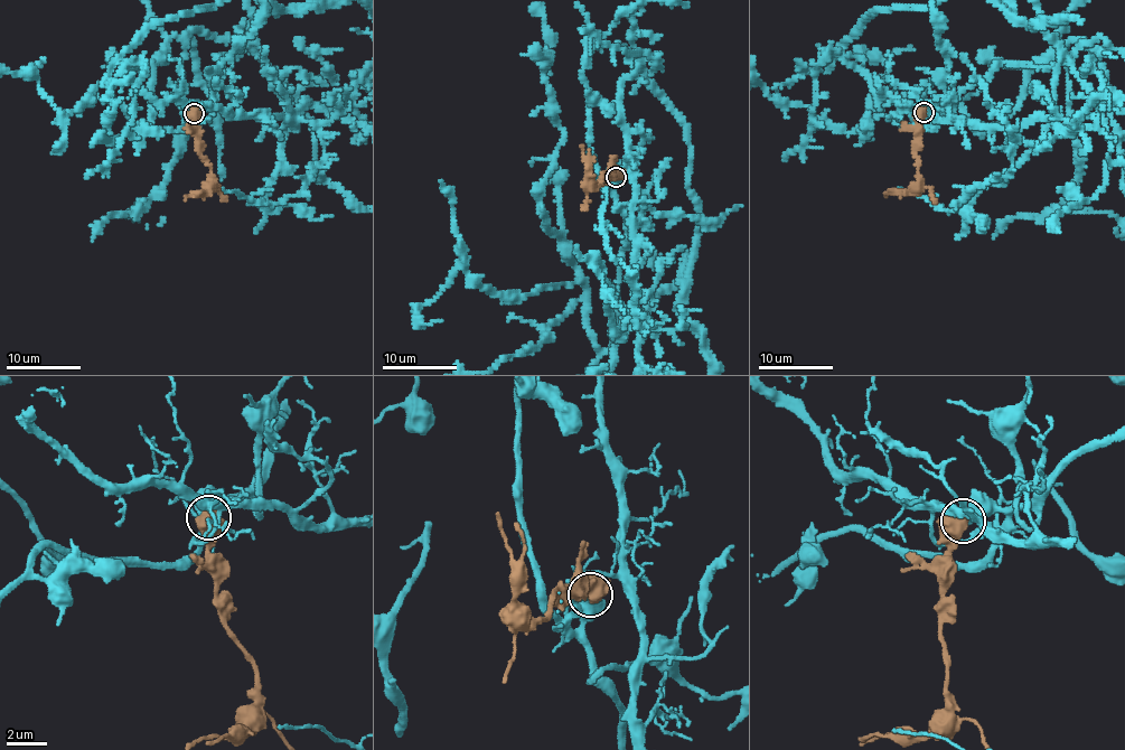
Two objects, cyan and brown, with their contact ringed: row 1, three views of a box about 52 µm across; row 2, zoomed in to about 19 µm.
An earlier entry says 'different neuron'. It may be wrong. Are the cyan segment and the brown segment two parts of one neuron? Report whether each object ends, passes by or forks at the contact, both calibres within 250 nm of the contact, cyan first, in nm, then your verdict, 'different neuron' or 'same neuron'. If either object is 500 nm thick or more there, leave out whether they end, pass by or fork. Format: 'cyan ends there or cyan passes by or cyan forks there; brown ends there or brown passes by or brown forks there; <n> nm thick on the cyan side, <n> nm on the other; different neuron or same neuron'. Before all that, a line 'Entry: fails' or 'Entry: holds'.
Entry: fails
360 nm thick on the cyan side, 550 nm on the other; same neuron

